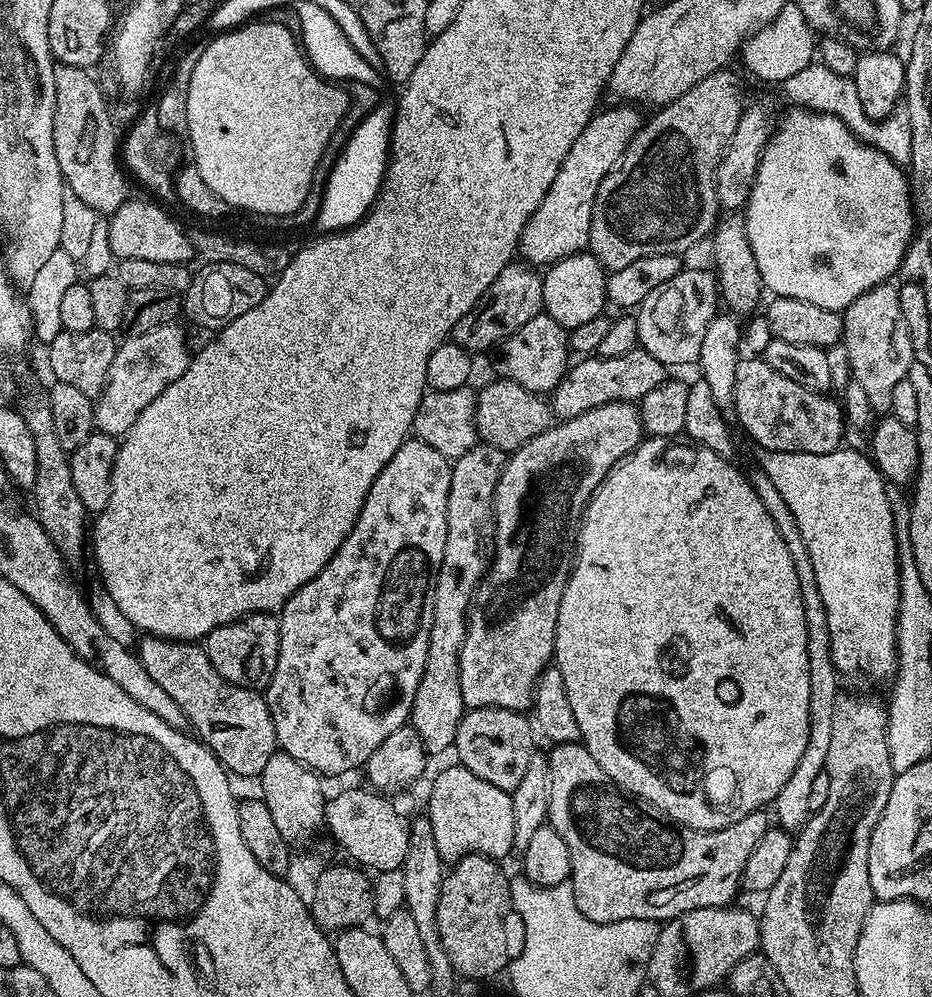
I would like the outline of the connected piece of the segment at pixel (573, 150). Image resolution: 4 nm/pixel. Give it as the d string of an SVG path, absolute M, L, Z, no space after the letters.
M627 102L616 107L620 108L597 111L590 118L586 130L582 130L578 138L574 138L574 146L570 146L570 154L566 154L554 182L550 182L546 198L542 198L542 202L526 222L520 235L518 252L529 265L551 266L557 260L587 249L590 218L598 186L612 173L626 146L632 141L632 135L639 130L642 123L639 107Z

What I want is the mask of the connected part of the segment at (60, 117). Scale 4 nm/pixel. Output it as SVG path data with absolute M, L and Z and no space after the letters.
M57 63L55 69L54 154L58 158L60 173L66 185L96 213L116 212L118 206L129 199L130 192L118 159L118 136L116 140L116 128L112 125L104 92L87 68Z

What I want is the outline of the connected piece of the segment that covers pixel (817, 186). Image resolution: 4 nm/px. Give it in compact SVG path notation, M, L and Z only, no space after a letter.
M792 106L792 109L781 118L780 125L778 123L775 125L768 144L760 155L756 176L752 179L752 193L742 215L746 222L746 234L750 238L750 250L754 250L754 258L758 262L761 285L767 291L769 288L772 296L814 302L814 306L822 306L826 310L839 313L843 313L844 309L850 306L850 302L854 302L854 298L866 294L866 290L891 281L899 273L900 266L904 263L904 253L908 251L908 245L914 239L914 197L905 169L895 160L891 160L886 153L861 141L838 117L812 111L807 106Z

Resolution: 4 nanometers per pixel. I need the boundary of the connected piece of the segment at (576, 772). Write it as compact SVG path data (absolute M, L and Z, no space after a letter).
M583 743L557 744L551 751L547 753L548 765L550 766L550 806L548 807L547 823L551 824L554 830L558 830L558 834L562 834L563 840L566 841L566 850L570 850L570 862L572 863L570 883L574 890L574 902L578 906L578 910L582 910L582 914L586 918L590 918L590 922L609 924L610 922L622 922L626 918L667 922L673 920L675 916L686 914L690 910L726 908L735 901L732 899L735 898L736 891L738 893L741 891L740 879L746 870L746 862L750 859L750 853L753 852L754 846L761 840L762 834L766 834L766 830L770 826L770 816L767 811L751 812L746 814L746 818L713 832L700 832L697 828L677 824L665 812L659 812L653 804L647 804L645 800L629 798L624 789L617 786L609 778L606 770L602 770L602 766L598 766L598 762L594 762L594 758L585 750Z

